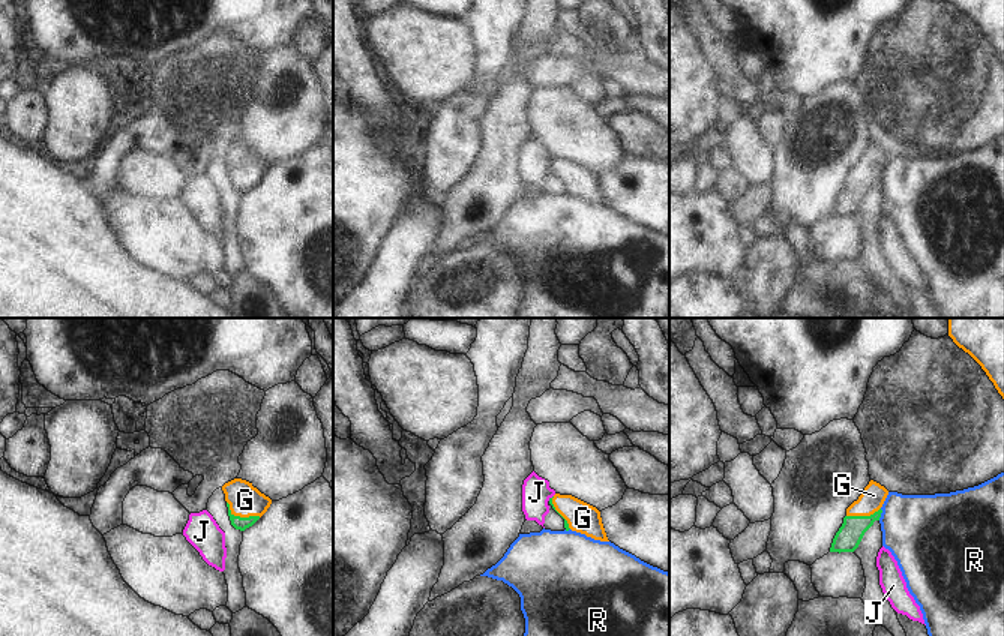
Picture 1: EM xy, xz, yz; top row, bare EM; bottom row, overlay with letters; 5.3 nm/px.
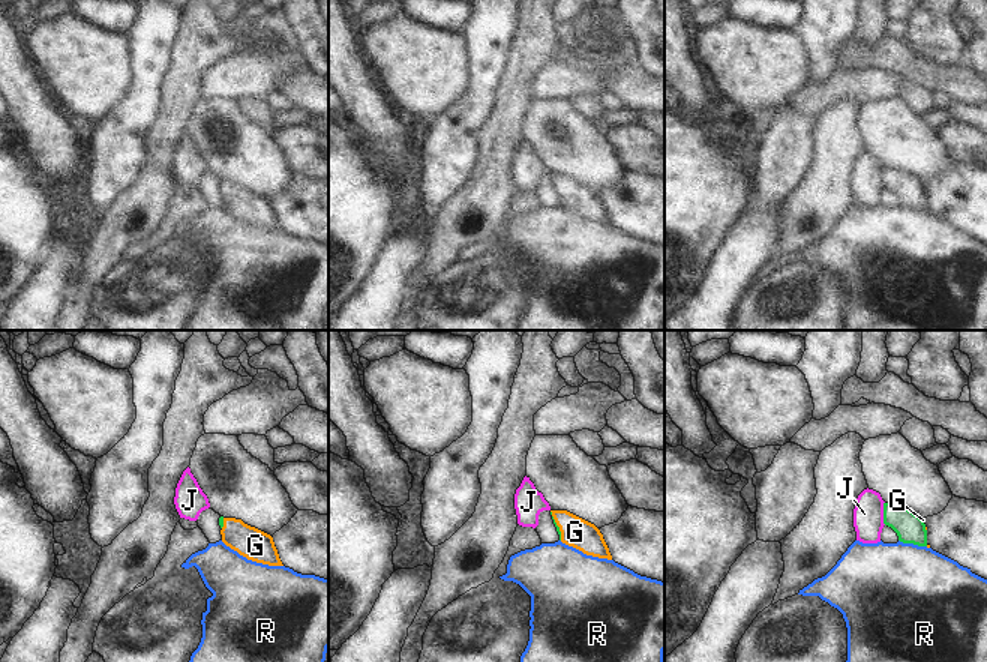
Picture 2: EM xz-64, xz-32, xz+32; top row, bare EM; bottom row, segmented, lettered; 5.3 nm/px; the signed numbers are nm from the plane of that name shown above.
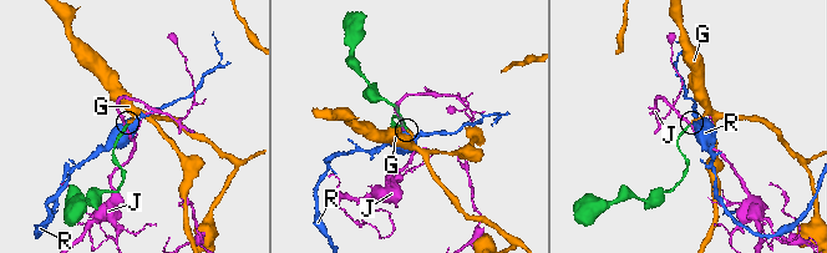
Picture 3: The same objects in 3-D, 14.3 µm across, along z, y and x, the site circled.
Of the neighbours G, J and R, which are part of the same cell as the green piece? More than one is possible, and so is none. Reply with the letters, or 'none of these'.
G.

